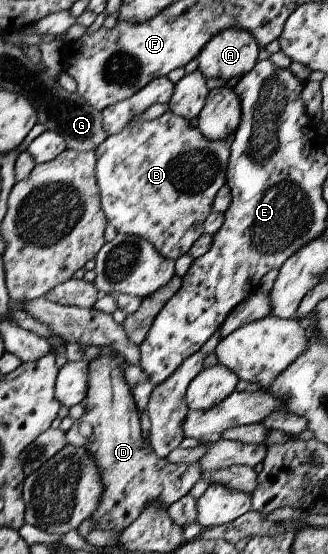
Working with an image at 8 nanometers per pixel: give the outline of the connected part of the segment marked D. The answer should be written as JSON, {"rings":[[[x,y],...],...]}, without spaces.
{"rings":[[[103,346],[101,353],[88,362],[88,380],[85,396],[85,411],[66,431],[66,440],[77,449],[84,447],[98,467],[104,490],[98,506],[88,517],[96,520],[96,529],[122,531],[129,527],[150,504],[168,508],[185,497],[199,479],[202,469],[199,462],[176,464],[160,458],[141,435],[139,412],[126,382],[126,361],[117,350]]]}

